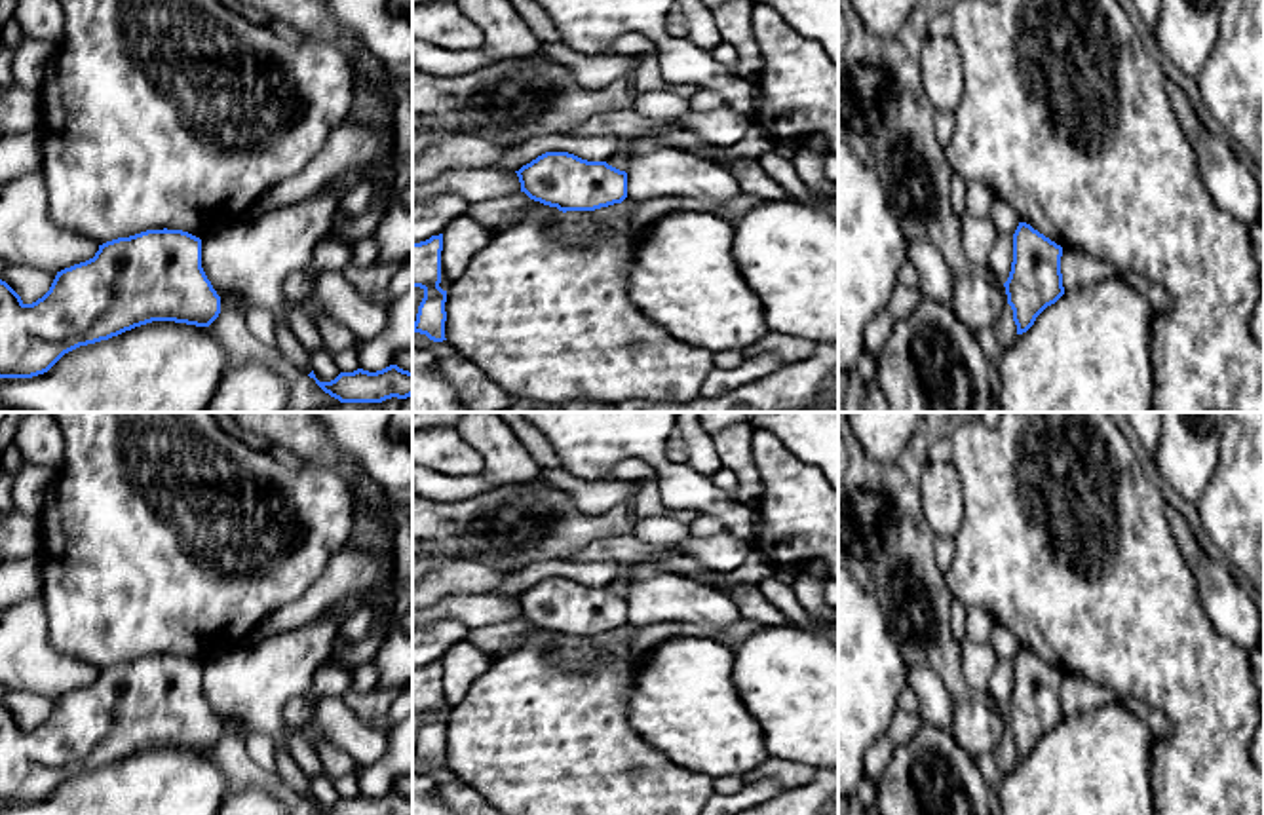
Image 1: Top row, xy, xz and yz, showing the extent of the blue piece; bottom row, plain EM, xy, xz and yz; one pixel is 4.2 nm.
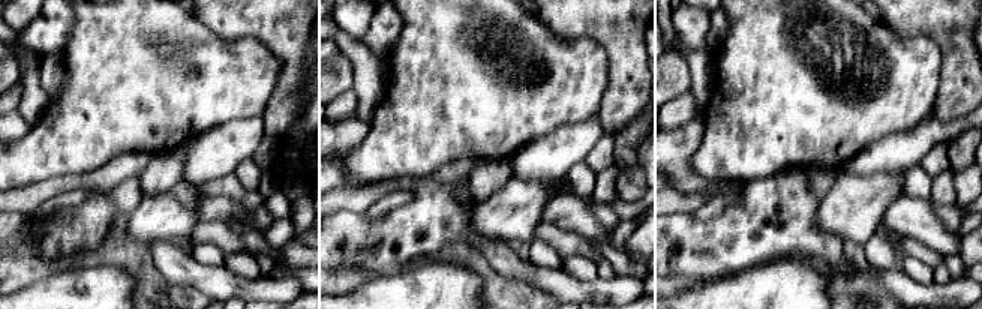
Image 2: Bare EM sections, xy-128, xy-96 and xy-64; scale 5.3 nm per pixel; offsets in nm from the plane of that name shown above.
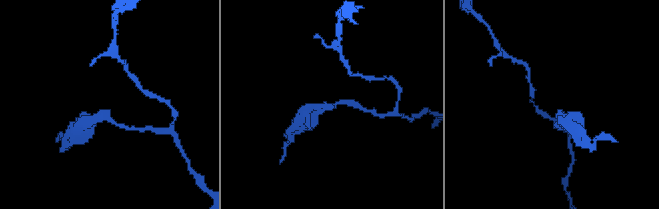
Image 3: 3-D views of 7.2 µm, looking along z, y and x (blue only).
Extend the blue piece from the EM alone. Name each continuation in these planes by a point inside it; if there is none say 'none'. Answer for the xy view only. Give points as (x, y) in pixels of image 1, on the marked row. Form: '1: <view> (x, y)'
none

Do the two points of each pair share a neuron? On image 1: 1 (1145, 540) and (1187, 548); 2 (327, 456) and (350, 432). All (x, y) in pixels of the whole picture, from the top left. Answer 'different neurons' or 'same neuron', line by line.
1: different neurons
2: different neurons

